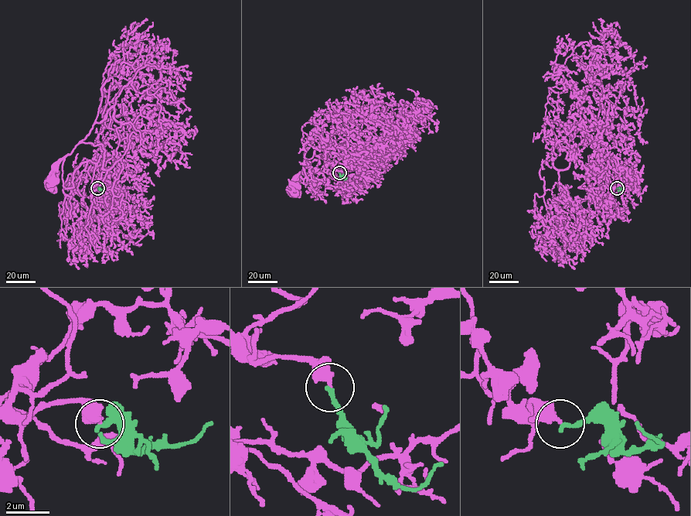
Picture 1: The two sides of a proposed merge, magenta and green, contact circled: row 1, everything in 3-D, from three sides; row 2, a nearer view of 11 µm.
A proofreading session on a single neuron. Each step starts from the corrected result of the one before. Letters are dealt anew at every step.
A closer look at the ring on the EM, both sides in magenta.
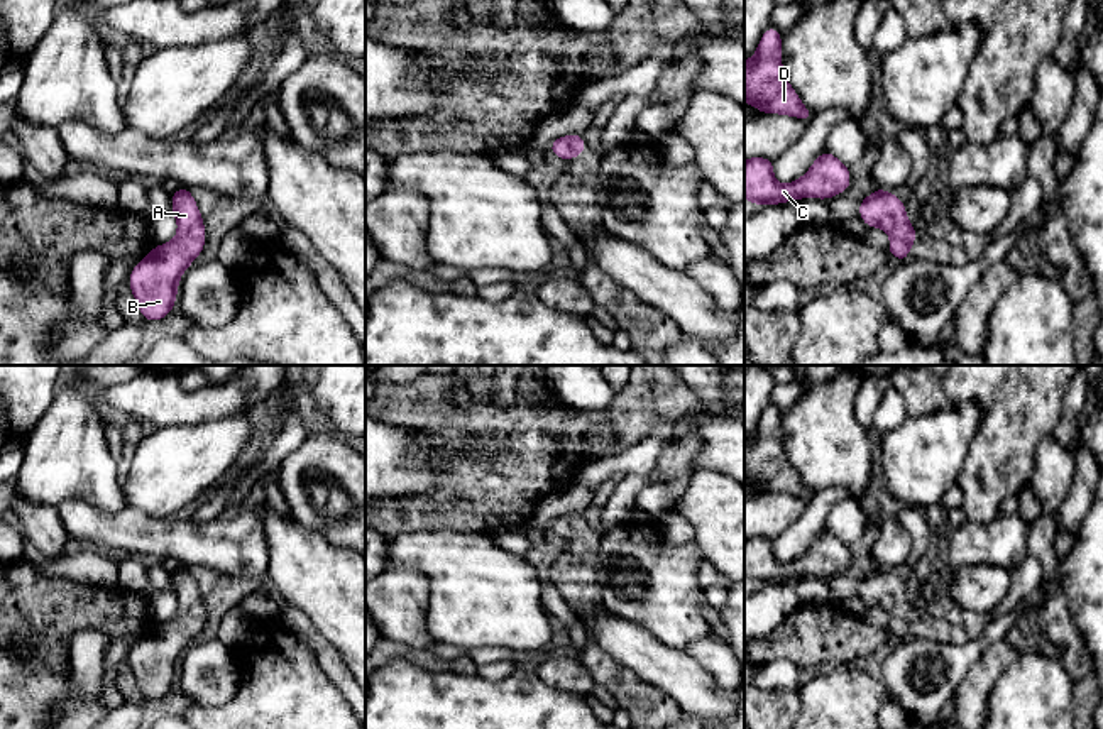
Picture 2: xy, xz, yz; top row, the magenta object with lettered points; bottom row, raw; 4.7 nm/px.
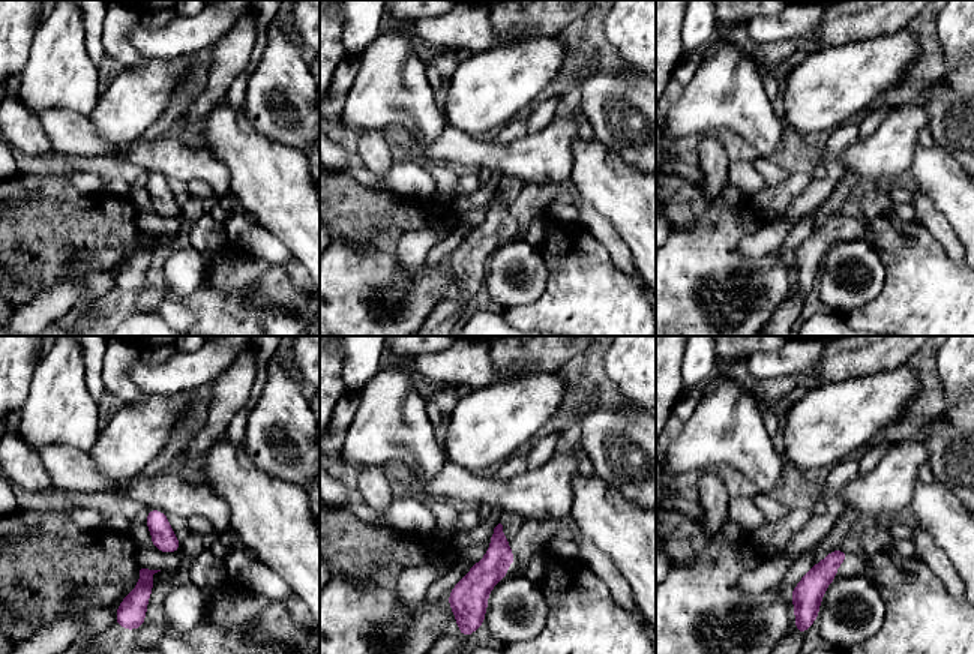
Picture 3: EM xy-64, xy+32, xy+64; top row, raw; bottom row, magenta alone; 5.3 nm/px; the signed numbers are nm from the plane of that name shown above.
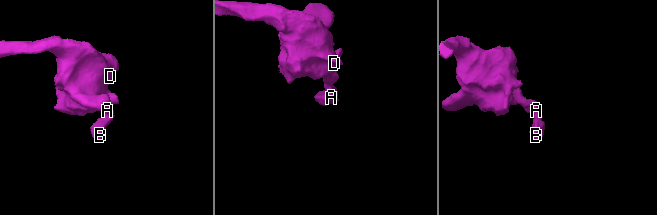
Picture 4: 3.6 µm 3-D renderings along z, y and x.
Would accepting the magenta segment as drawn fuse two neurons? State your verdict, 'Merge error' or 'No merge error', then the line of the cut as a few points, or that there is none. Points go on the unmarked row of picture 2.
No merge error. No split

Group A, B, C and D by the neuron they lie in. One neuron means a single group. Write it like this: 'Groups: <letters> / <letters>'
Groups: A B C D

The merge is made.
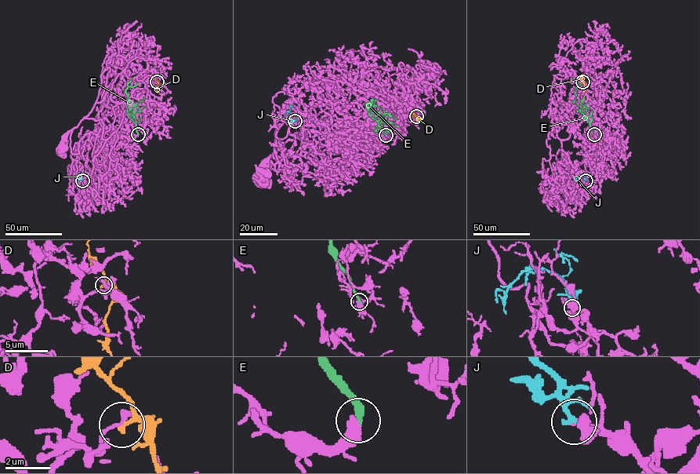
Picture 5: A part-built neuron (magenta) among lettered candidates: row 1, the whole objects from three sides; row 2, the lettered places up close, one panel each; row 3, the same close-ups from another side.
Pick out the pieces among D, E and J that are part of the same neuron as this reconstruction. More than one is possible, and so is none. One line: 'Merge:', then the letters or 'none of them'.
Merge: J

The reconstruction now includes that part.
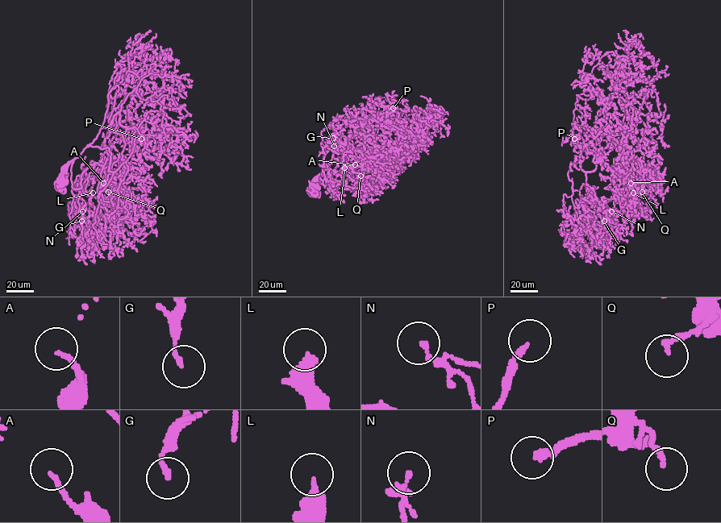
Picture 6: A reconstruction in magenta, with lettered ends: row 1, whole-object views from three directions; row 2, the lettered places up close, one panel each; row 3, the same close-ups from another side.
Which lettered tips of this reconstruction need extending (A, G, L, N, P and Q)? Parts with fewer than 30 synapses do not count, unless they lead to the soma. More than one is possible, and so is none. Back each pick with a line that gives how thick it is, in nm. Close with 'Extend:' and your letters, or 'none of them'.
A: 160 nm
L: 380 nm
P: 190 nm
Extend: A, L, P

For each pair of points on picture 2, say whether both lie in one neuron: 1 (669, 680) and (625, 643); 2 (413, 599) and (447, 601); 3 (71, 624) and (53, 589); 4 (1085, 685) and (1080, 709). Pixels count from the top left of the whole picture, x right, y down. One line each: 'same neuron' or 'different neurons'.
1: same neuron
2: different neurons
3: same neuron
4: same neuron

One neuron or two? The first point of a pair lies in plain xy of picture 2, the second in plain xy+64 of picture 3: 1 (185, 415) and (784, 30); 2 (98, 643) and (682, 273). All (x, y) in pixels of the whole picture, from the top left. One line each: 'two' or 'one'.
1: one
2: two

